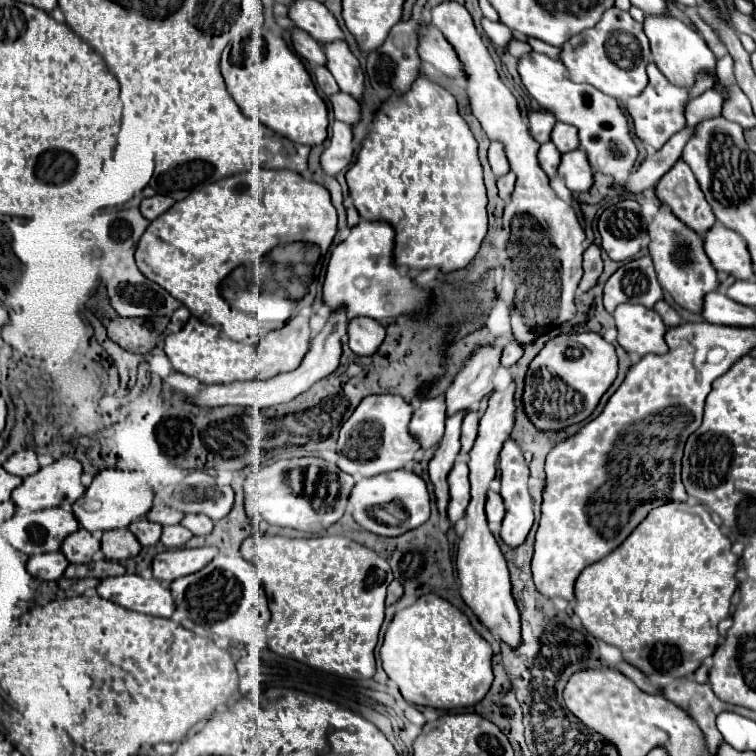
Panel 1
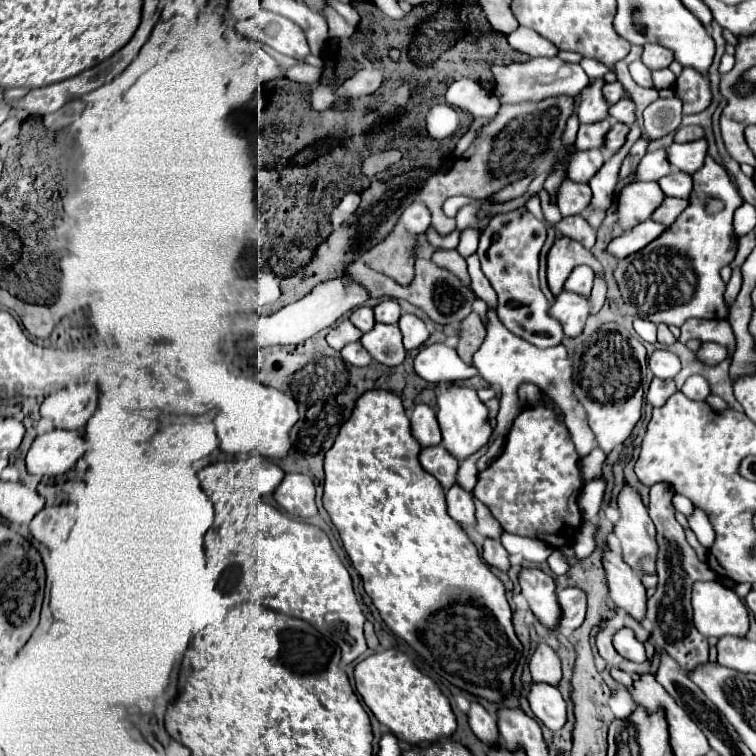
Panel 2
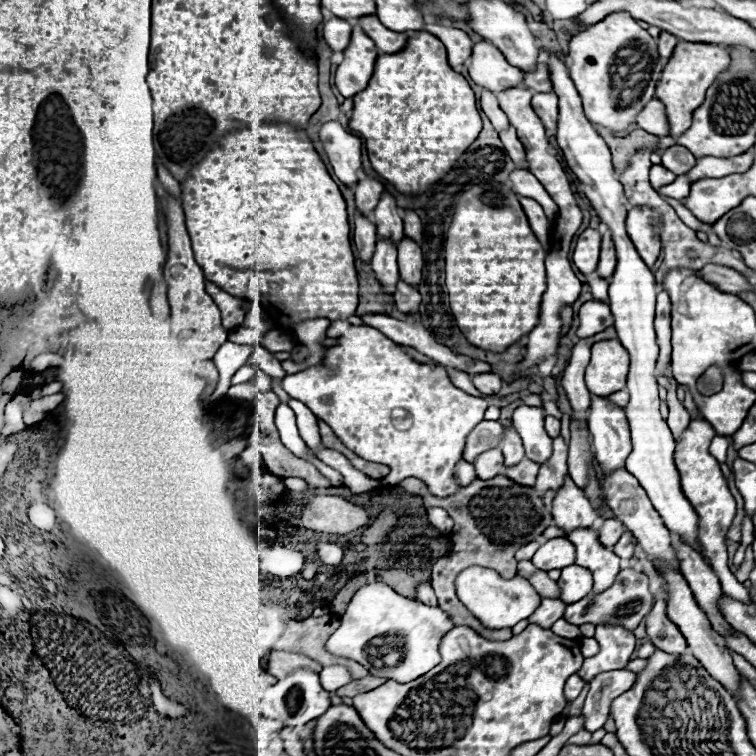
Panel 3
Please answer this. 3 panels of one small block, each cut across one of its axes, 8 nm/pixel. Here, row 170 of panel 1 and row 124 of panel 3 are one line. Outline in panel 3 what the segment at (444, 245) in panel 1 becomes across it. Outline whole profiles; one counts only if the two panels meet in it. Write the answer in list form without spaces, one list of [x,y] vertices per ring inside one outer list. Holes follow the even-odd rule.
[[[420,30],[418,36],[408,40],[404,50],[378,56],[370,84],[354,96],[354,110],[348,128],[364,140],[372,168],[384,180],[404,196],[418,196],[430,190],[432,184],[442,180],[454,168],[456,160],[478,138],[482,118],[476,110],[476,98],[470,84],[462,74],[450,68],[444,44],[436,36]]]

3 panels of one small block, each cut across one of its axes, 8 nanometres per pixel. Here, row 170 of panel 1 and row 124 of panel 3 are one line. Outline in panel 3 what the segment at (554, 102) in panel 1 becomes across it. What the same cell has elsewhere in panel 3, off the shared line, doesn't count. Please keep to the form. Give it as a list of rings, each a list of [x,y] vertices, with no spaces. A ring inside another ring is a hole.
[[[614,12],[600,20],[598,24],[582,30],[570,40],[568,58],[570,58],[570,76],[576,84],[576,90],[582,96],[584,112],[592,124],[602,124],[610,130],[622,132],[626,130],[636,114],[646,106],[648,100],[654,98],[654,86],[662,72],[662,66],[658,64],[658,40],[644,30],[638,20],[634,20],[628,12]]]

